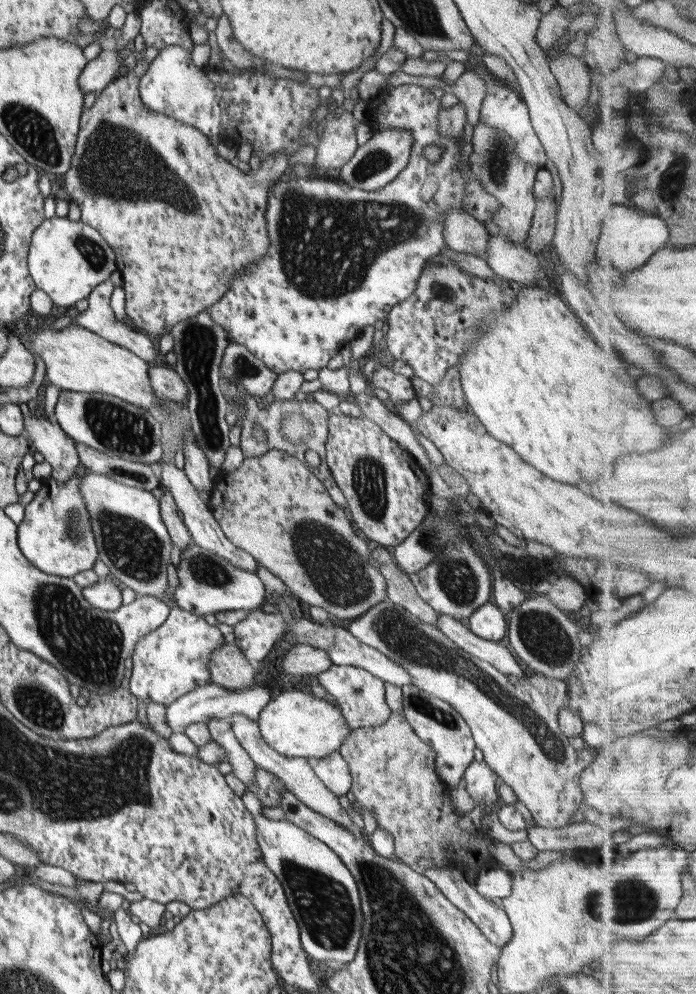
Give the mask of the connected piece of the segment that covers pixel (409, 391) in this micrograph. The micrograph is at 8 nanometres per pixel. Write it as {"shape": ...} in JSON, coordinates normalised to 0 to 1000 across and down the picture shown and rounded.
{"shape":[[[542,365],[532,384],[534,389],[549,390],[549,392],[557,394],[559,401],[555,405],[562,411],[575,404],[589,404],[589,402],[599,401],[591,381],[547,366]]]}

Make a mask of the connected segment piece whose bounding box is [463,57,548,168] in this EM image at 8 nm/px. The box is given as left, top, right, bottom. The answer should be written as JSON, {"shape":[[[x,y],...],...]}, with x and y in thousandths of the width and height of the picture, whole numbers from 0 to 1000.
{"shape":[[[665,57],[665,59],[672,65],[671,70],[690,75],[698,81],[698,87],[701,88],[698,100],[693,103],[693,109],[690,110],[688,124],[728,133],[740,141],[743,156],[754,164],[773,166],[776,169],[784,168],[787,164],[786,155],[767,131],[757,105],[751,102],[744,91],[736,90],[731,86],[717,86],[713,82],[713,78],[701,72],[693,63],[672,57]]]}

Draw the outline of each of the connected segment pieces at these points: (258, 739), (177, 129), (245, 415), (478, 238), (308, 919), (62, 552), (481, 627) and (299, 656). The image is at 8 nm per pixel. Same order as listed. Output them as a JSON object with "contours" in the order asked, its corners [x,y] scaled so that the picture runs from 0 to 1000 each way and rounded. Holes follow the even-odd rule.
{"contours":[[[[336,717],[329,722],[333,722],[332,733],[336,735],[342,746],[355,755],[359,763],[372,773],[378,773],[398,781],[409,789],[409,793],[415,795],[432,808],[437,808],[451,817],[460,818],[463,821],[483,826],[486,829],[506,835],[510,839],[522,837],[516,836],[514,832],[503,824],[503,821],[486,806],[486,802],[471,795],[471,792],[463,789],[453,775],[445,771],[444,765],[437,762],[417,763],[397,757],[376,740],[371,726],[356,722],[353,719]]],[[[193,71],[164,79],[132,108],[119,110],[92,191],[114,207],[116,222],[145,234],[165,254],[187,326],[203,334],[236,337],[251,326],[310,306],[341,276],[352,276],[358,268],[385,256],[382,200],[392,183],[414,174],[414,155],[392,153],[384,157],[379,189],[379,171],[358,177],[322,161],[307,142],[282,128],[217,112],[204,101],[201,79]]],[[[333,379],[326,389],[319,391],[319,393],[328,406],[348,405],[348,407],[351,407],[351,414],[343,414],[342,418],[343,427],[348,430],[345,451],[352,460],[362,461],[364,459],[376,459],[391,453],[412,455],[415,458],[424,459],[431,465],[440,467],[443,473],[445,473],[445,475],[454,479],[454,482],[460,483],[463,488],[468,490],[480,506],[489,511],[501,511],[493,495],[489,493],[489,490],[483,489],[484,486],[477,482],[473,470],[467,467],[468,451],[464,450],[464,448],[468,448],[468,439],[471,438],[468,411],[450,400],[443,399],[435,404],[434,402],[422,401],[408,402],[402,405],[384,402],[382,409],[379,412],[375,412],[372,410],[375,402],[364,398],[356,398],[355,392],[345,385],[341,385],[339,379]],[[365,427],[371,427],[371,429],[379,431],[379,435],[382,435],[382,446],[374,447],[374,445],[368,445],[368,443],[362,441],[362,431],[365,431]],[[443,453],[450,453],[457,456],[463,468],[451,471],[440,466],[437,457],[440,457]]],[[[647,210],[641,213],[636,224],[642,247],[655,254],[698,259],[705,235],[694,224],[668,212]]],[[[353,795],[346,804],[355,813],[353,817],[362,818],[368,826],[369,846],[379,867],[408,893],[414,911],[431,936],[432,952],[440,961],[445,966],[451,965],[464,969],[480,967],[491,971],[506,968],[522,942],[523,922],[520,922],[520,913],[517,913],[517,897],[514,897],[511,885],[506,883],[503,875],[470,849],[453,841],[428,833],[412,824],[394,826],[379,822],[376,820],[378,809],[362,796]]],[[[106,478],[92,487],[83,487],[70,480],[60,482],[59,487],[47,503],[36,510],[32,526],[24,529],[26,551],[60,575],[105,581],[114,575],[132,572],[142,561],[115,481]]],[[[703,606],[682,614],[668,627],[684,640],[698,644],[714,646],[727,640],[727,619]]],[[[434,647],[422,650],[408,661],[408,674],[417,678],[460,678],[477,672],[477,669],[468,655]]]]}

